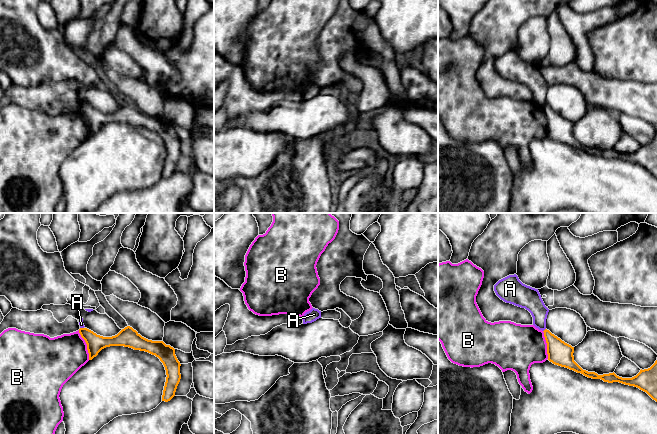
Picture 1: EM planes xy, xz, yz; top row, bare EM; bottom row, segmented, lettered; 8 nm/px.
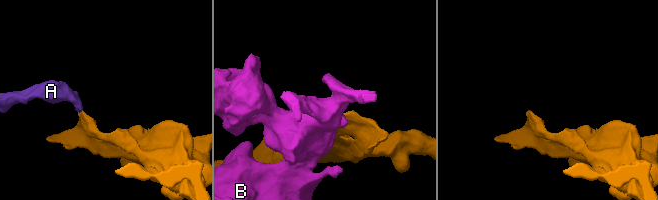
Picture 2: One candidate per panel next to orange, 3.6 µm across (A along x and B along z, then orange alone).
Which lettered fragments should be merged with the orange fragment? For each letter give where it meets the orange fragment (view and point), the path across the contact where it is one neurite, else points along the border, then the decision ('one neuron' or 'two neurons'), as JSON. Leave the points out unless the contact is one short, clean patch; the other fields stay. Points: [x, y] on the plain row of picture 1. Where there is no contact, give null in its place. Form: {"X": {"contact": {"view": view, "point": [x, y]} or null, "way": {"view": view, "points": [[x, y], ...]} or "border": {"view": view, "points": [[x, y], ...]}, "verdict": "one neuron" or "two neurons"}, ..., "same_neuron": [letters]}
{"A": {"contact": {"view": "yz", "point": [544, 106]}, "border": {"view": "yz", "points": [[545, 104], [543, 107]]}, "verdict": "two neurons"}, "B": {"contact": {"view": "xy", "point": [87, 121]}, "verdict": "two neurons"}, "same_neuron": []}

